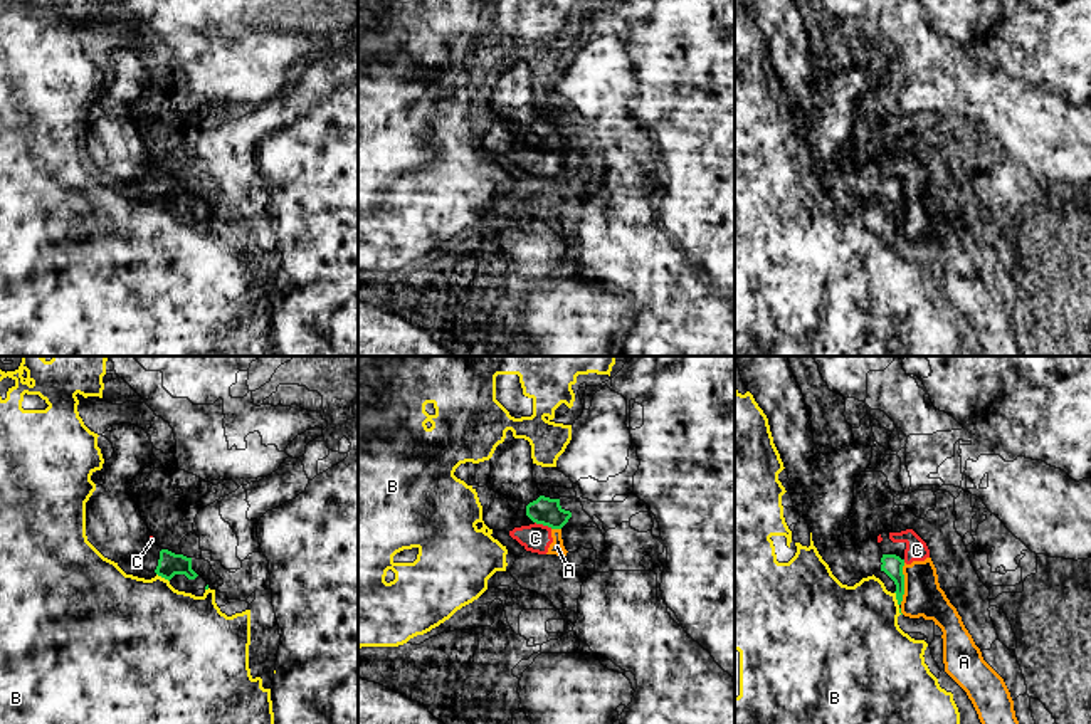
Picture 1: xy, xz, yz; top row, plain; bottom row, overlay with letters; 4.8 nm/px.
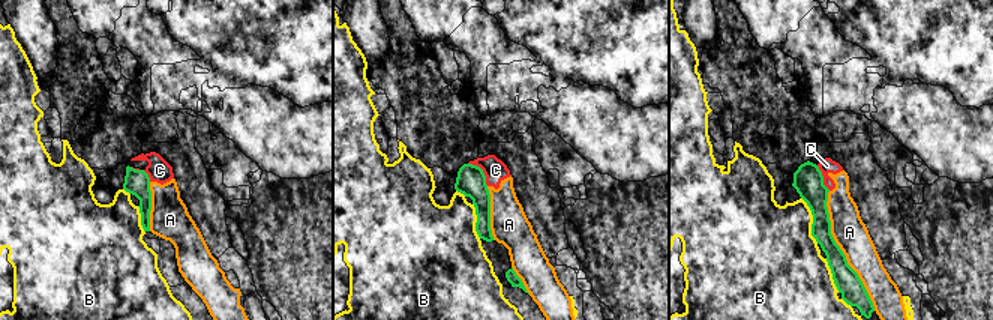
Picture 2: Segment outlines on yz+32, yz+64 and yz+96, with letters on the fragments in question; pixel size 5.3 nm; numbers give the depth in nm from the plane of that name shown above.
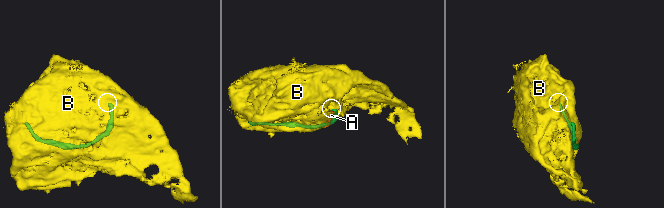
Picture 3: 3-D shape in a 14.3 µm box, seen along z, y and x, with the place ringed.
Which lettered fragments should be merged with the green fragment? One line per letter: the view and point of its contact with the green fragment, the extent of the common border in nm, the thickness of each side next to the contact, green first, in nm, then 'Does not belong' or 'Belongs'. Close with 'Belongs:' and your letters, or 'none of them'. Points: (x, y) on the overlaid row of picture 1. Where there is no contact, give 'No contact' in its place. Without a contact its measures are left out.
A: Touches green at yz (903, 583). Shared border 200 nm. Thickness 100 nm (green) against 190 nm. Does not belong
B: Touches green at xy (163, 577). Shared border 80 nm. Thickness 110 nm (green) against 440 nm. Does not belong
C: Touches green at xz (543, 524). Shared border 90 nm. Thickness 130 nm (green) against 140 nm. Does not belong
Belongs: none of them

